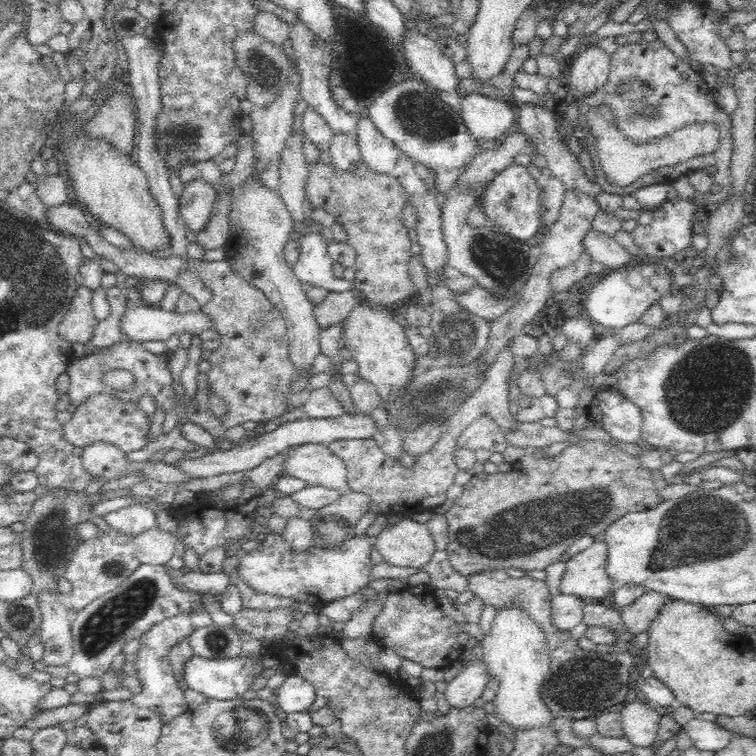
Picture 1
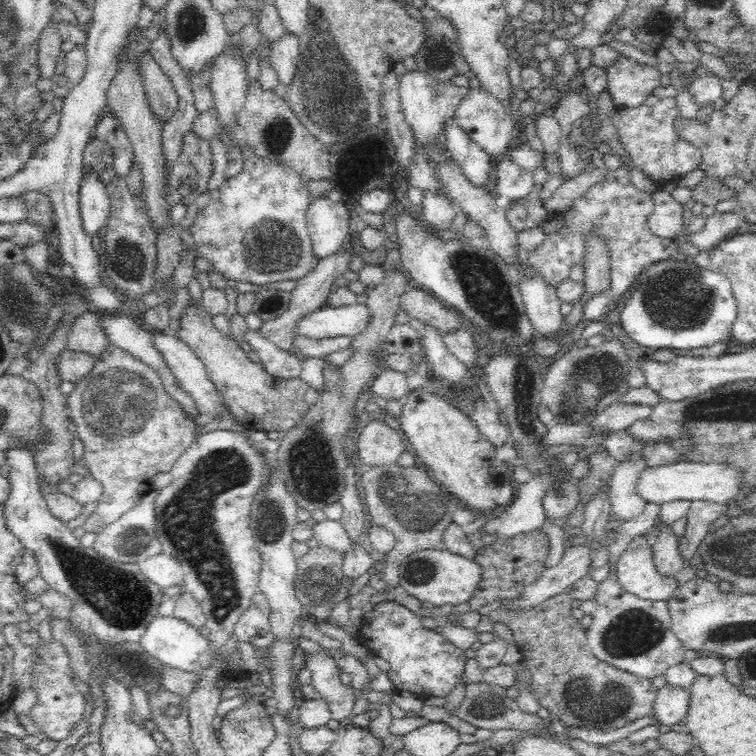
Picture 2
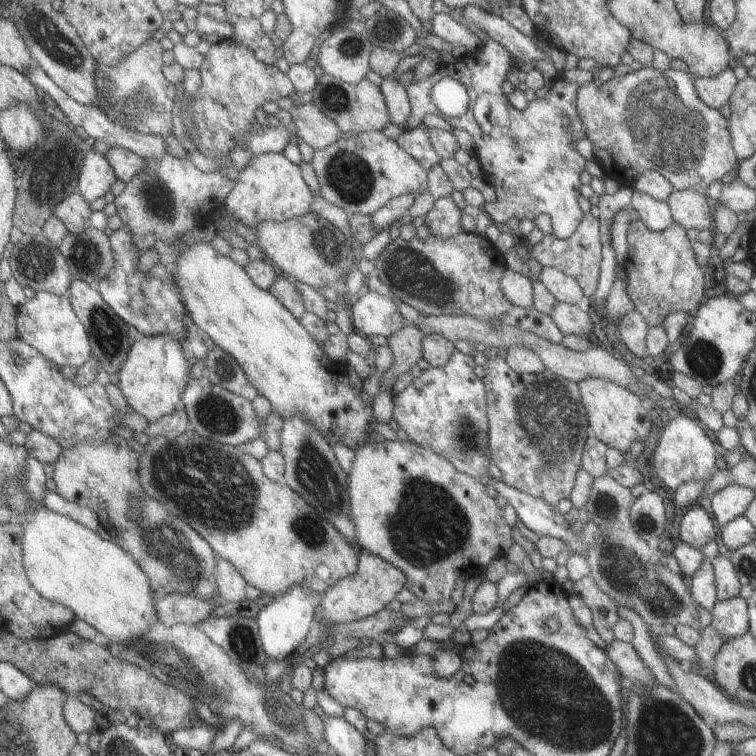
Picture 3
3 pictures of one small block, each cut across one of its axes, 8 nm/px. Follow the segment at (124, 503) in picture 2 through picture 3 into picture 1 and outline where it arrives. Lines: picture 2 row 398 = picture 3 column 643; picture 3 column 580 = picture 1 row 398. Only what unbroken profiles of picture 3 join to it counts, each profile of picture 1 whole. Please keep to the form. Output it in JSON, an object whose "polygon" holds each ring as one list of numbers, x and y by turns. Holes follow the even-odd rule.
{"polygon":[[96,392,80,406,72,408,71,419,63,425,63,437,74,447,84,448,94,443,114,445,124,454,138,452,152,441,149,436,151,416,144,413,137,402,126,402,114,394]]}

